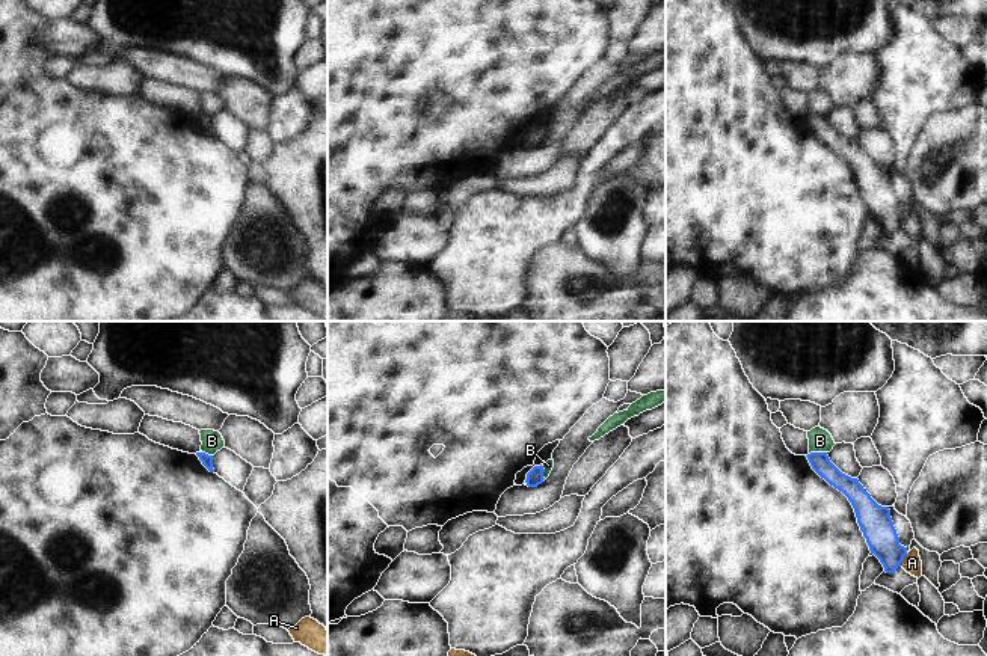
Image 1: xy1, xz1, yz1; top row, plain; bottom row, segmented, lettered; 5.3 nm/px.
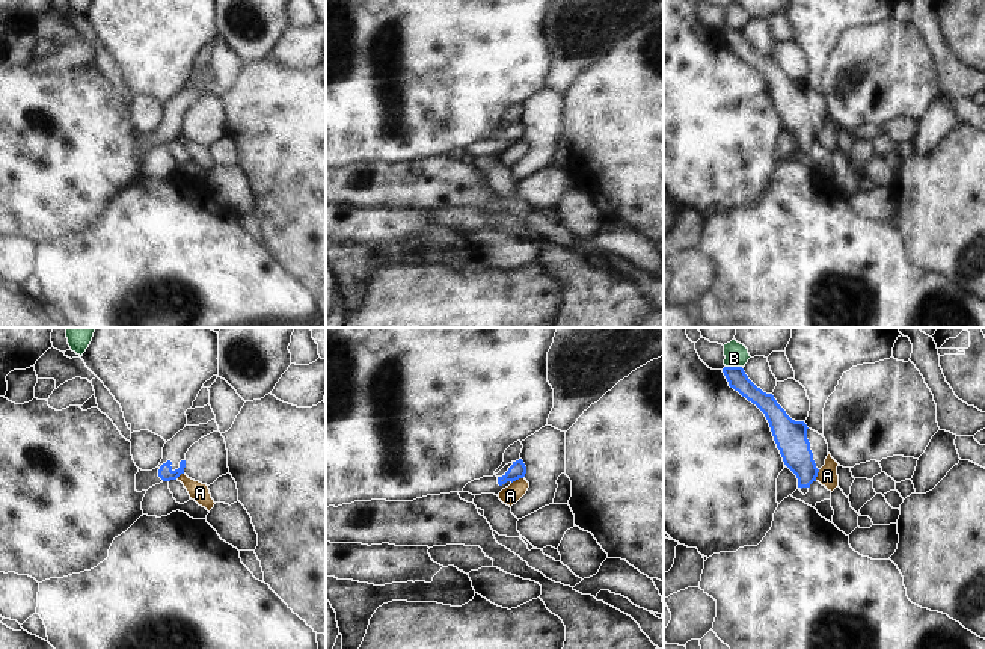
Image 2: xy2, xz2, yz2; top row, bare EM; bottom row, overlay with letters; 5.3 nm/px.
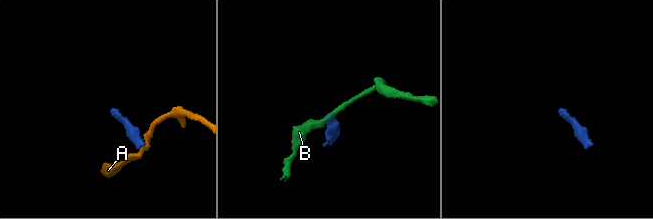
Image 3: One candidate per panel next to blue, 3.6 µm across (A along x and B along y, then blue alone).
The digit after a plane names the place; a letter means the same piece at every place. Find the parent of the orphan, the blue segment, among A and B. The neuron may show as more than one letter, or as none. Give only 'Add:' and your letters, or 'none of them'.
Add: none of them

